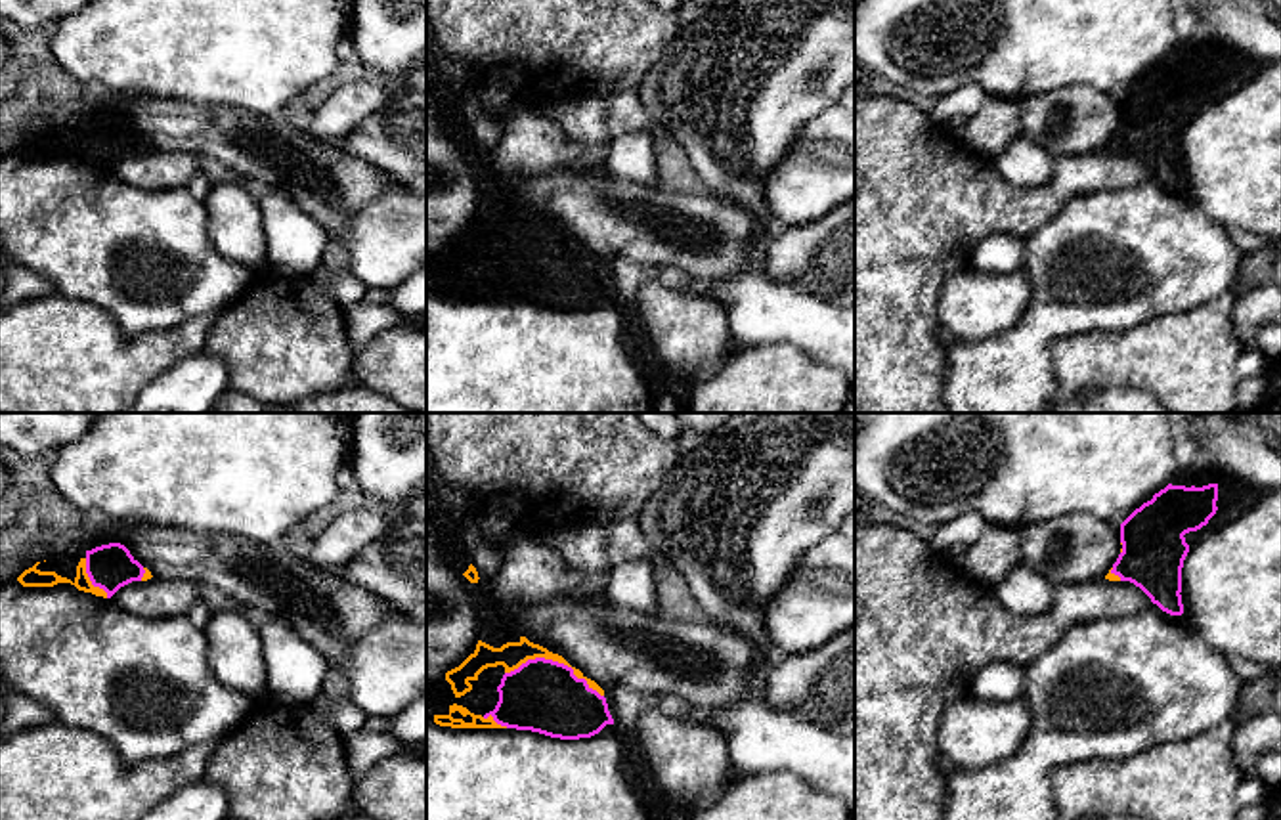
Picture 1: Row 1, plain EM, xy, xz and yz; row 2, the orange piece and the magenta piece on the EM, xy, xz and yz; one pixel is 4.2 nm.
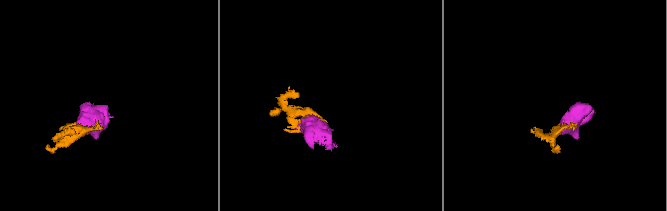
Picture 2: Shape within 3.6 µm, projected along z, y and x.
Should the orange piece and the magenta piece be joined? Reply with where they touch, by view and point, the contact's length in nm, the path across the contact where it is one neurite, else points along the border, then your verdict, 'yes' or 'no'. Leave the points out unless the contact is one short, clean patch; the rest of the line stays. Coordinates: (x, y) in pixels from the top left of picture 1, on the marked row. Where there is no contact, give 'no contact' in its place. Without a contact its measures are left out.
meets orange in xz at (555, 660); contact 420 nm long; yes

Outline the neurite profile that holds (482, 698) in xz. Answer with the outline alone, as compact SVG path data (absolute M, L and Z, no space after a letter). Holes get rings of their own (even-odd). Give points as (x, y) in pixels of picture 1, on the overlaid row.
M468 680L468 682L472 684L472 690L461 698L455 698L455 703L482 717L493 711L499 701L497 686L484 684L482 680Z

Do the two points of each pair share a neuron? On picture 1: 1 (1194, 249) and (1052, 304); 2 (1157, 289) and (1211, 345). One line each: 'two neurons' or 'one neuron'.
1: one neuron
2: two neurons

